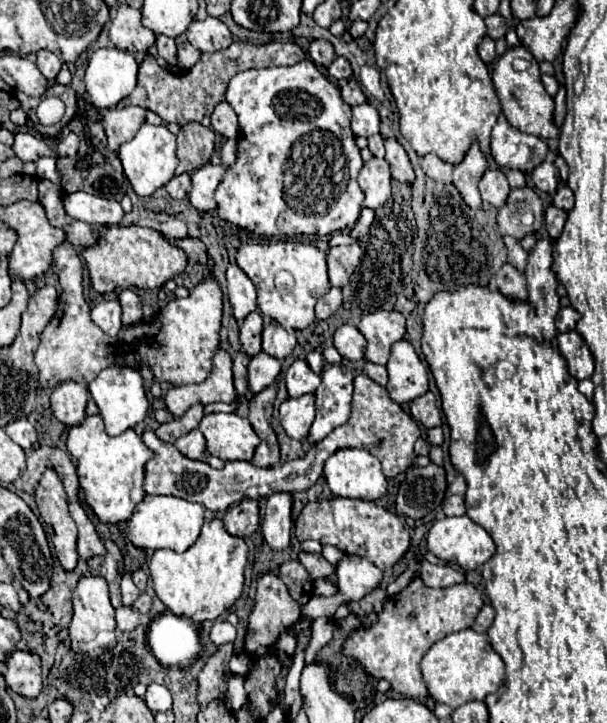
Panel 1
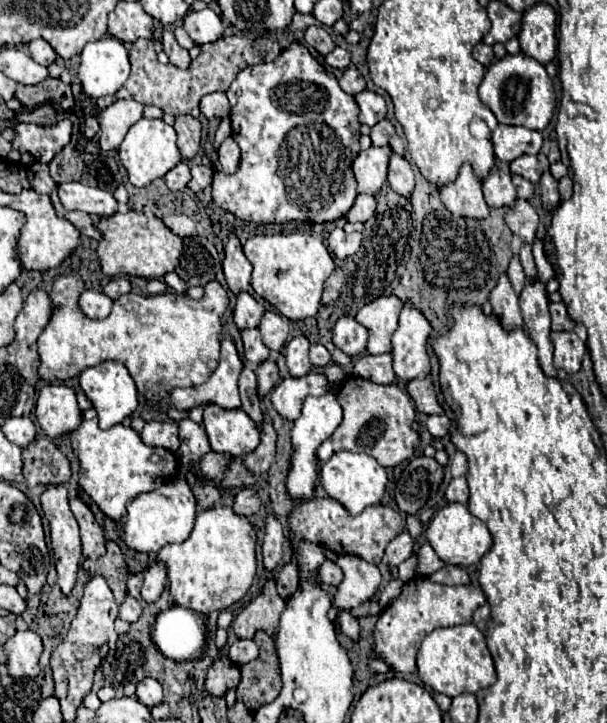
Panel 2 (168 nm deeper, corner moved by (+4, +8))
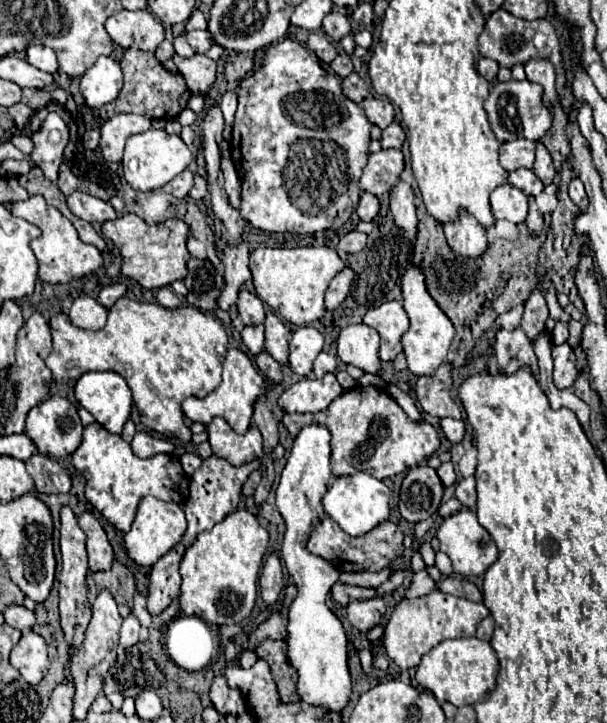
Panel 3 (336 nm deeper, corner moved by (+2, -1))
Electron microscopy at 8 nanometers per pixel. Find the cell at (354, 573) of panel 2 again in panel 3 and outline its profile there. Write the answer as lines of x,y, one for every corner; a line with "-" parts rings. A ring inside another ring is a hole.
380,595
370,597
370,599
362,599
362,601
350,601
346,605
346,613
348,613
350,623
362,633
366,633
370,627
382,623
384,611
386,611
386,607
384,607
384,601

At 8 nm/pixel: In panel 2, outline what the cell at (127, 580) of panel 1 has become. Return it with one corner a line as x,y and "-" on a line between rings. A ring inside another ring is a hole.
126,596
126,600
120,604
120,618
132,624
140,618
140,614
142,614
142,606
138,604
138,600

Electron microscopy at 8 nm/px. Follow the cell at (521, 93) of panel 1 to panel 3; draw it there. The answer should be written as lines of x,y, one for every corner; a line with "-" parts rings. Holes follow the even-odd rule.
528,79
524,81
502,81
496,83
484,101
484,111
488,113
488,121
492,131
496,133
496,139
500,143
512,141
518,137
540,141
548,129
552,127
552,109
544,103
544,89
538,83
532,83

